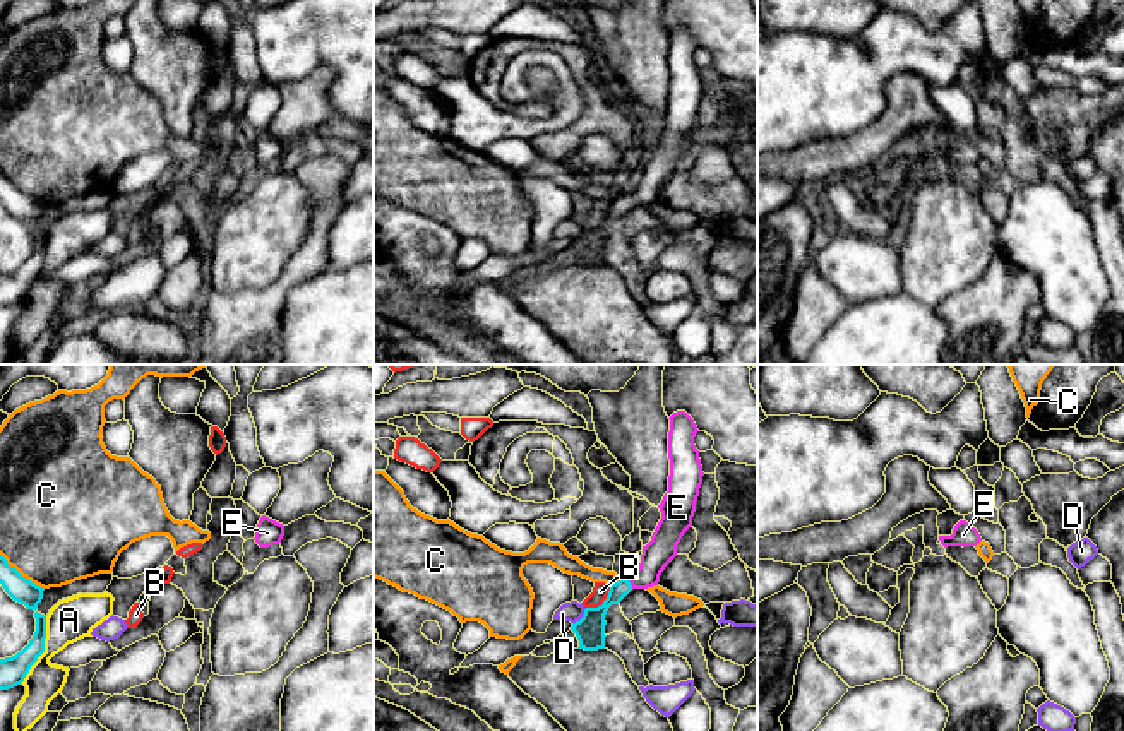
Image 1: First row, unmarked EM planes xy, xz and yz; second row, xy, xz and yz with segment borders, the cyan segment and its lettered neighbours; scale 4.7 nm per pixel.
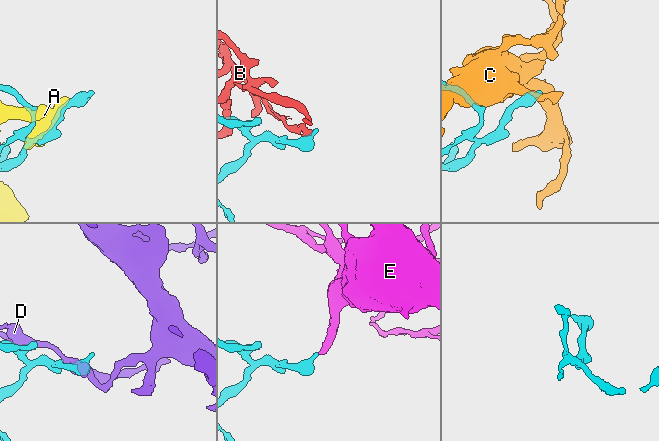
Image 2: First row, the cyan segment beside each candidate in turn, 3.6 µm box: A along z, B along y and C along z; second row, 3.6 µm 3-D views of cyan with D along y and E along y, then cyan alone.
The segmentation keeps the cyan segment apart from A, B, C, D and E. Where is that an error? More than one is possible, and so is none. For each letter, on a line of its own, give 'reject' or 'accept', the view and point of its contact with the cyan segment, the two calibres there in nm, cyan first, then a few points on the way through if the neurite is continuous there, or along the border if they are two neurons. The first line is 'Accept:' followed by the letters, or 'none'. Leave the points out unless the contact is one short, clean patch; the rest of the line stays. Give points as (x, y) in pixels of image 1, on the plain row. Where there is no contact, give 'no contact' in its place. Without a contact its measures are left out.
Accept: E
A: reject | xy (43, 266) | 130/200 nm
B: reject | xz (603, 219) | 140/80 nm
C: reject | xy (19, 190) | 120/500 nm
D: reject | xz (583, 233) | 140/100 nm
E: accept | xz (629, 201) | 110/140 nm | across xz (593, 238), (603, 223), (629, 201), (651, 182), (662, 165)

